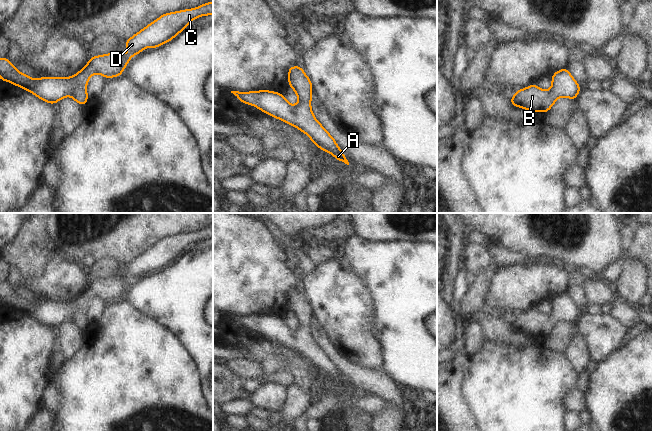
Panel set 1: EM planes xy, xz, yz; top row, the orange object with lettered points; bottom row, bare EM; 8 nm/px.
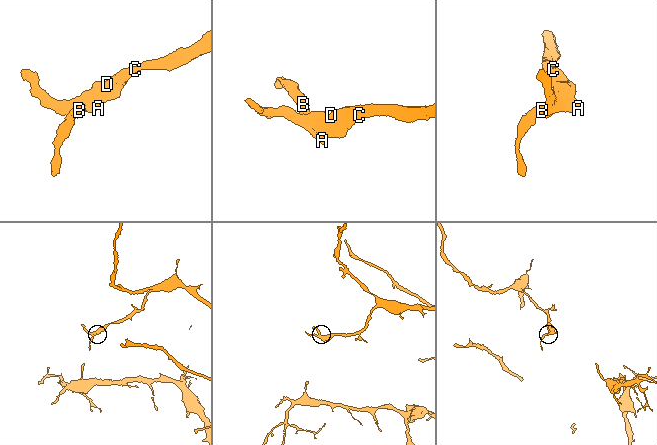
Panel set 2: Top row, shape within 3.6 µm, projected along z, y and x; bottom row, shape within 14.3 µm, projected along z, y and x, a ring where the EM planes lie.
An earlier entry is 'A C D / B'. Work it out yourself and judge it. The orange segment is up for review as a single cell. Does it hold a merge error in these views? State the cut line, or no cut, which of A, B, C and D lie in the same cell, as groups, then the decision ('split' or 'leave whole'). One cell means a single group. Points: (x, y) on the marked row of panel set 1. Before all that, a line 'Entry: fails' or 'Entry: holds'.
Entry: fails
no cut | A B C D | leave whole

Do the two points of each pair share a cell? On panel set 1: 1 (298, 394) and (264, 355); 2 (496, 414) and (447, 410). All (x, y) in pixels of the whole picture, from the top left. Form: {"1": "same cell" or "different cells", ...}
{"1": "different cells", "2": "different cells"}

